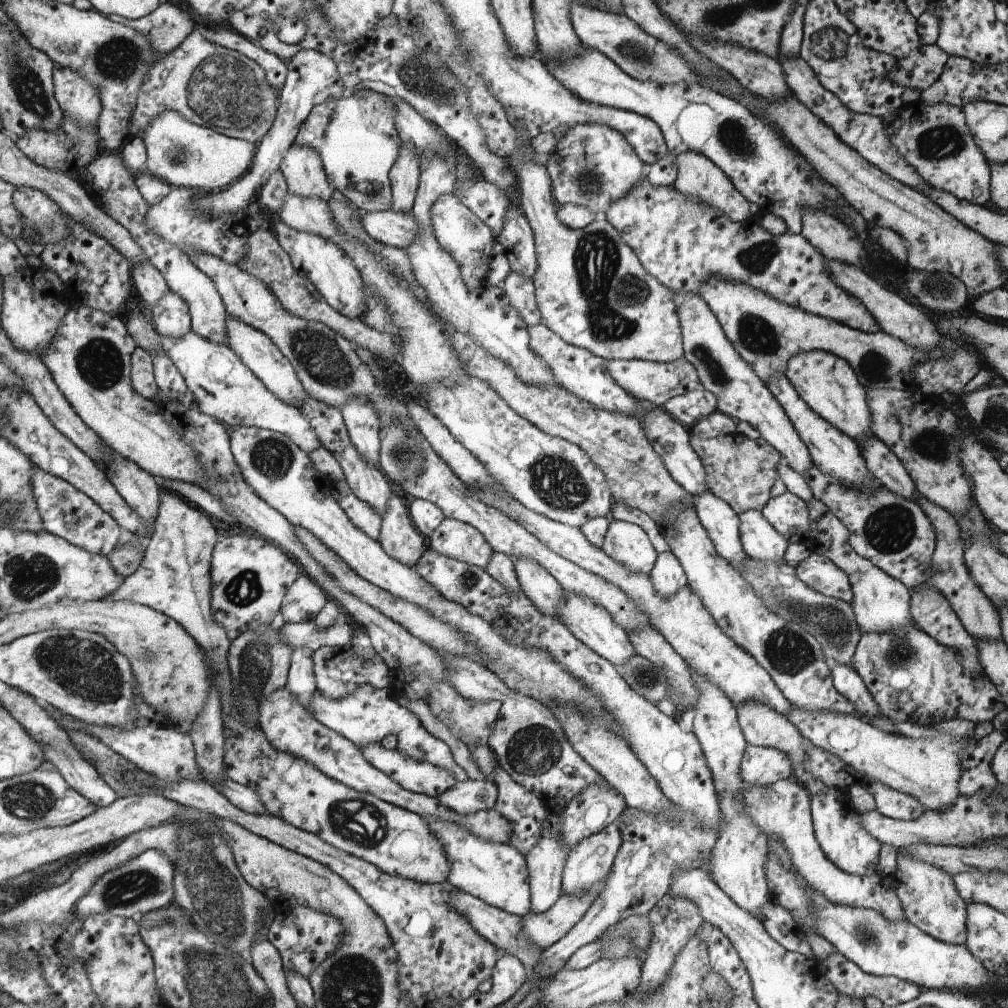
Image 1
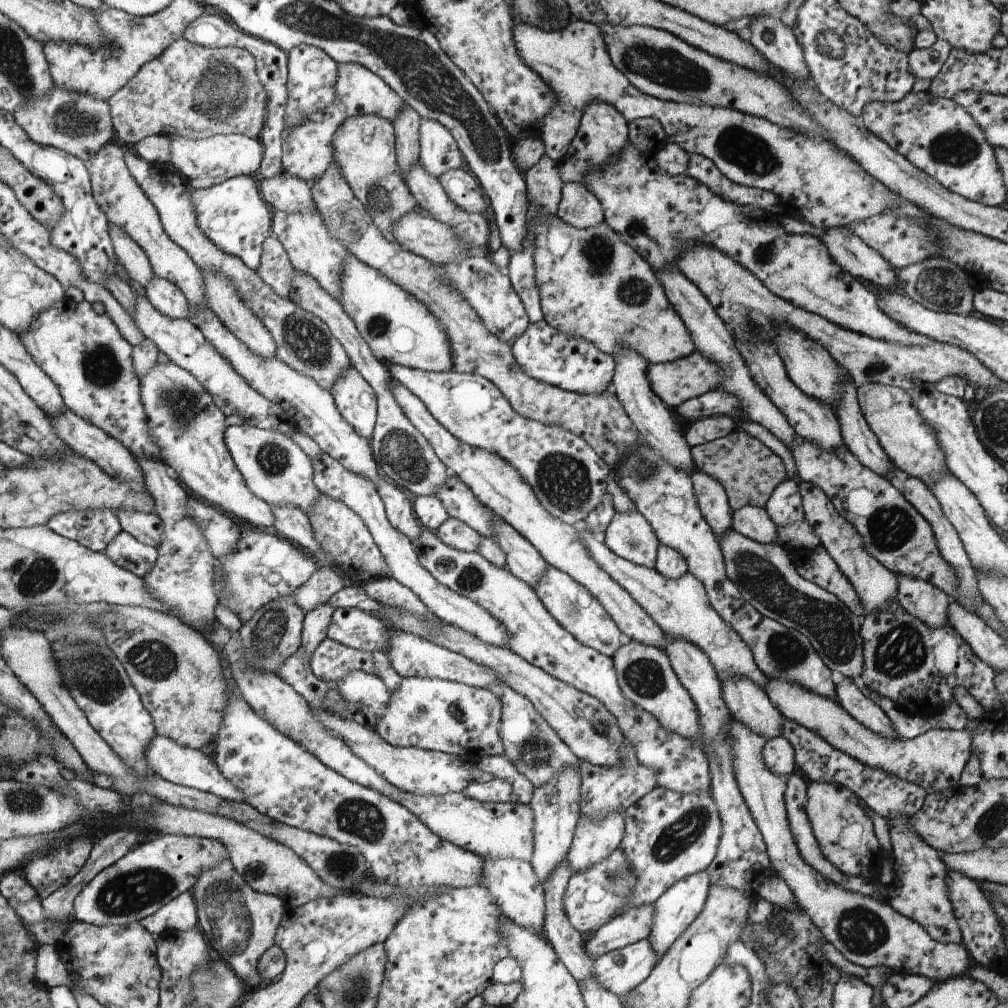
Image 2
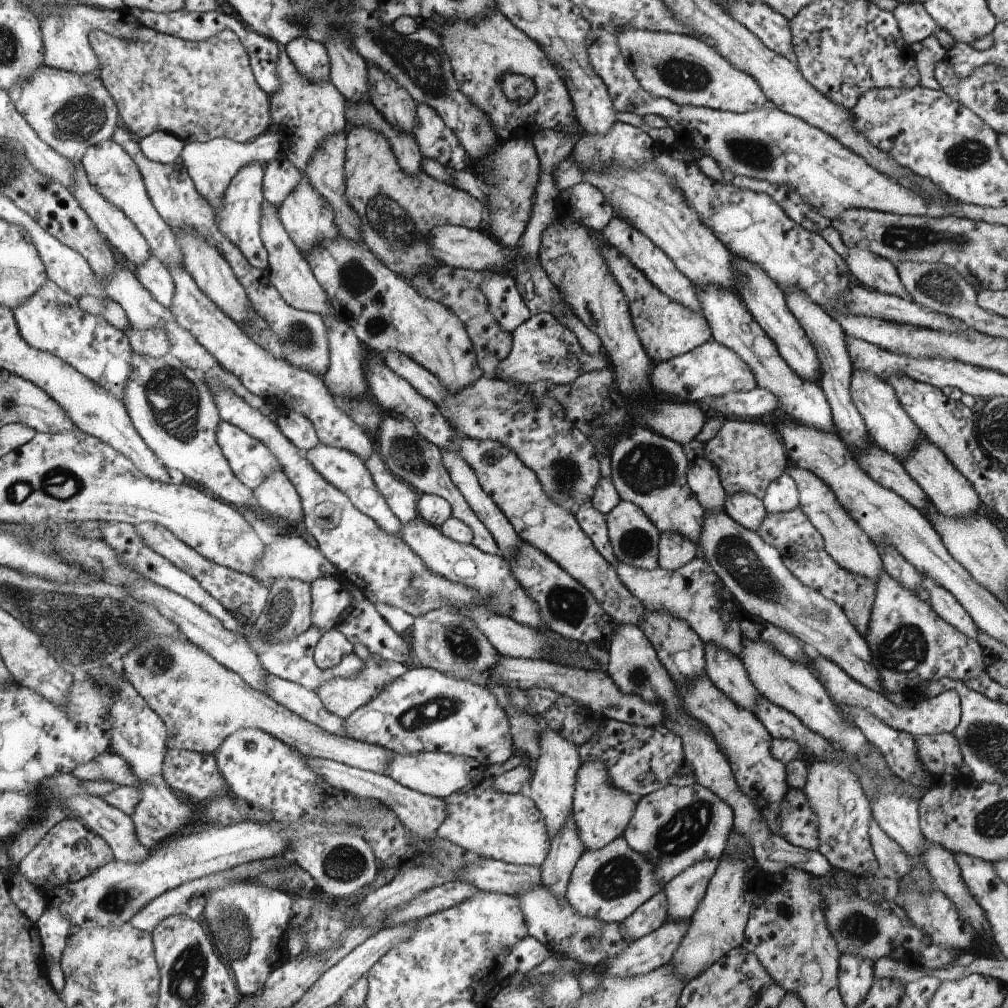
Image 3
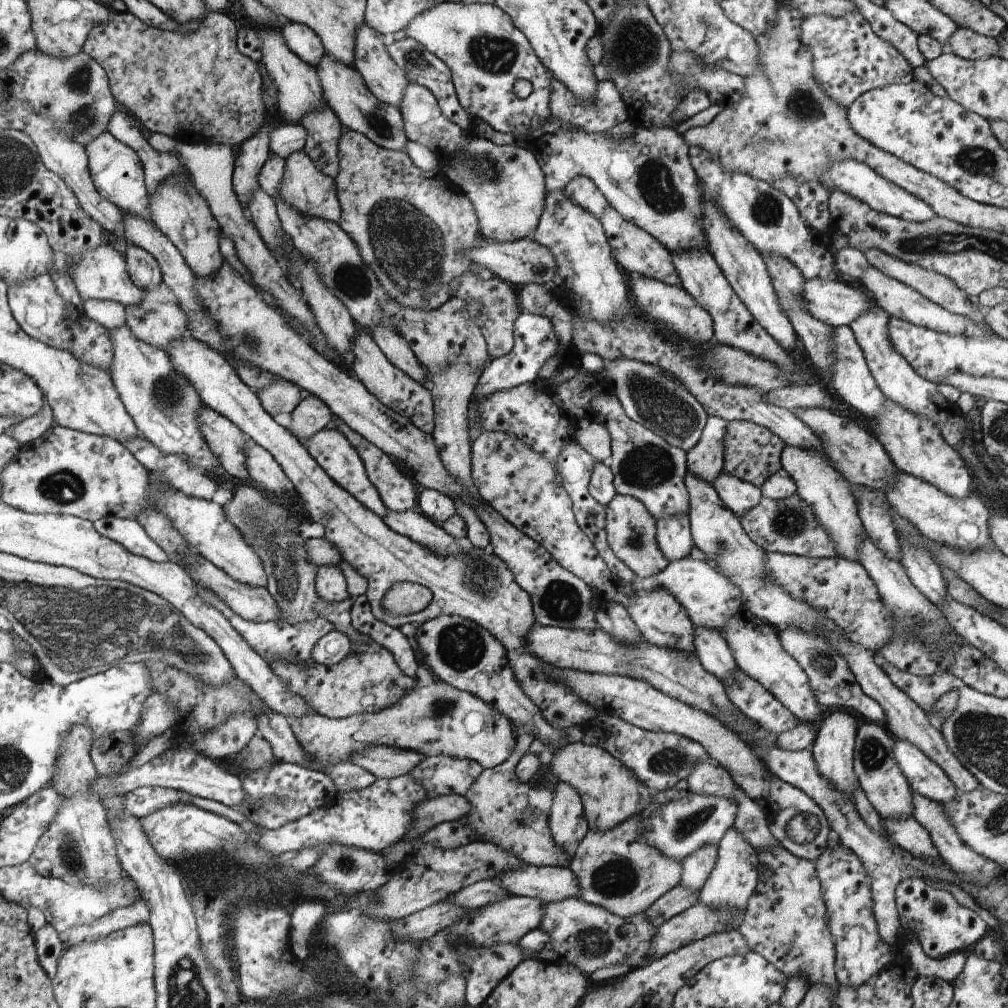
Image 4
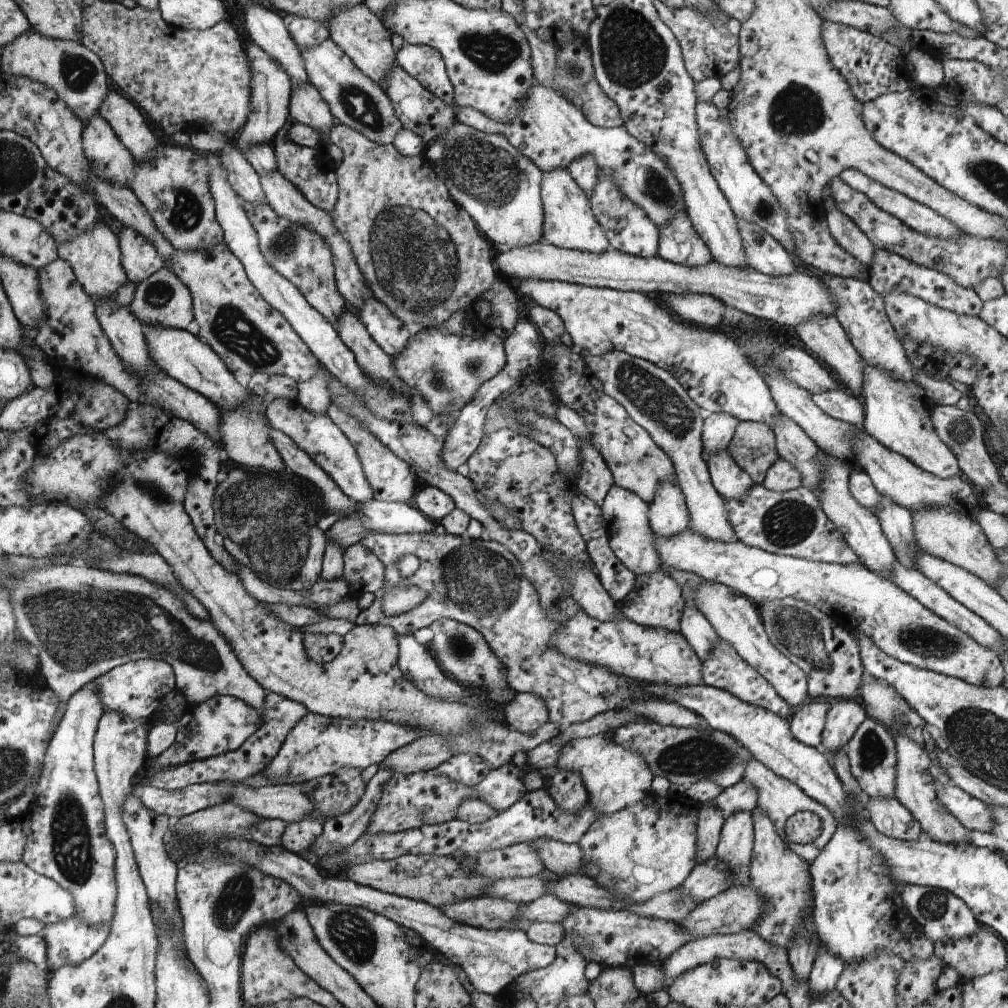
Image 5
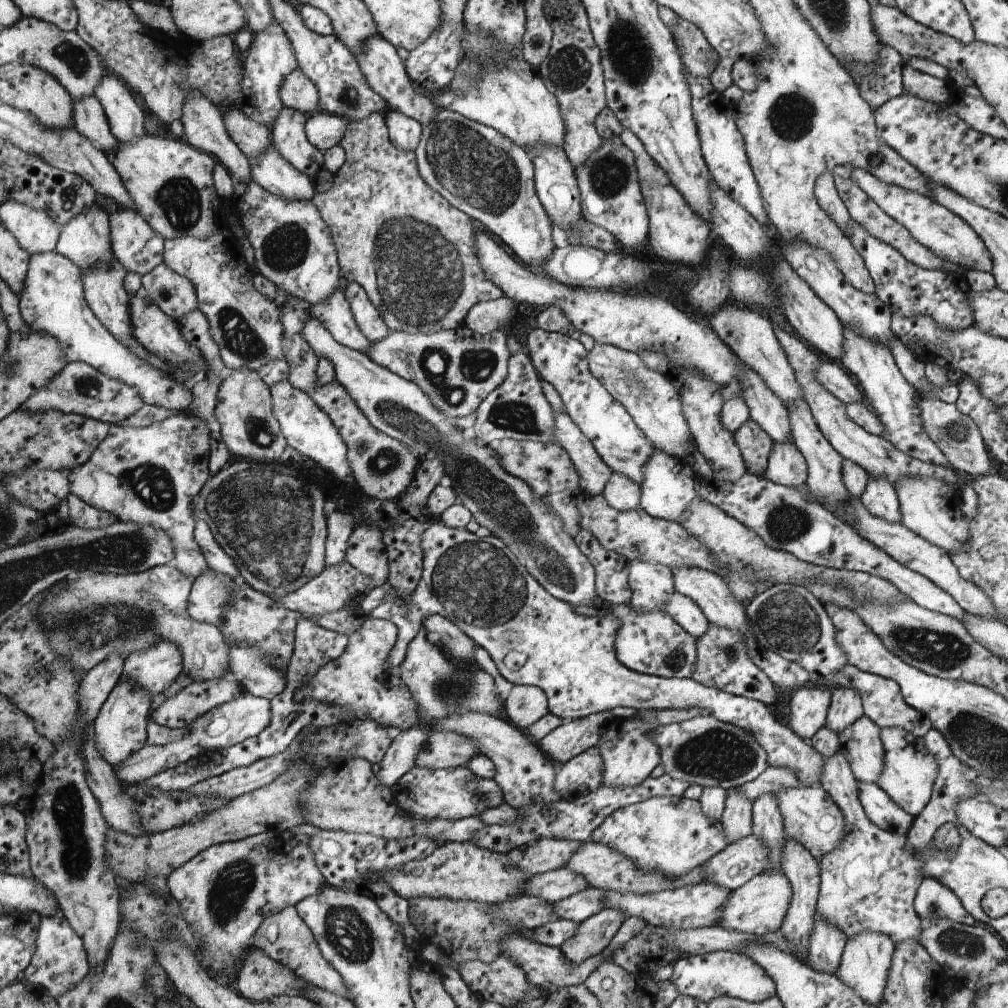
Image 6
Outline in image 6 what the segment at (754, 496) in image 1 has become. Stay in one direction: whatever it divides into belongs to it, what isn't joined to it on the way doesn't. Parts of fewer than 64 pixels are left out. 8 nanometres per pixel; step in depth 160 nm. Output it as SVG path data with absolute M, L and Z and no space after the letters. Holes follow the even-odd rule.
M752 418L734 432L733 436L741 449L748 472L762 476L767 469L774 443L771 436L766 434Z

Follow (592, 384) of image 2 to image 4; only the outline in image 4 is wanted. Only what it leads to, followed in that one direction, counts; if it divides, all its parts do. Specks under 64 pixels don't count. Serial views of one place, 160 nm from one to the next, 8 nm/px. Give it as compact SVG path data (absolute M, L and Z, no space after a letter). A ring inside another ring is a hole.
M522 310L516 322L516 346L513 347L513 350L510 351L508 355L491 360L490 364L488 364L480 374L480 381L476 386L476 392L468 412L469 434L472 441L476 440L476 438L484 432L484 430L479 427L479 424L476 423L476 414L479 410L477 407L478 403L482 403L495 392L510 390L521 384L539 381L541 367L544 366L546 362L549 362L552 357L555 358L559 367L566 364L567 360L582 358L582 354L580 354L574 346L570 346L568 349L560 349L558 341L554 335L553 326L549 318L533 315L526 310Z

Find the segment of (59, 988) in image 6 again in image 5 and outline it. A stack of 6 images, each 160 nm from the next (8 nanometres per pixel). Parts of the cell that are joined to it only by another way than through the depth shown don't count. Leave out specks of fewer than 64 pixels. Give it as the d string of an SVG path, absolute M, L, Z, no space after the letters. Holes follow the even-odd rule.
M76 917L45 924L40 936L47 946L47 972L90 959L105 943L111 924L90 927Z

